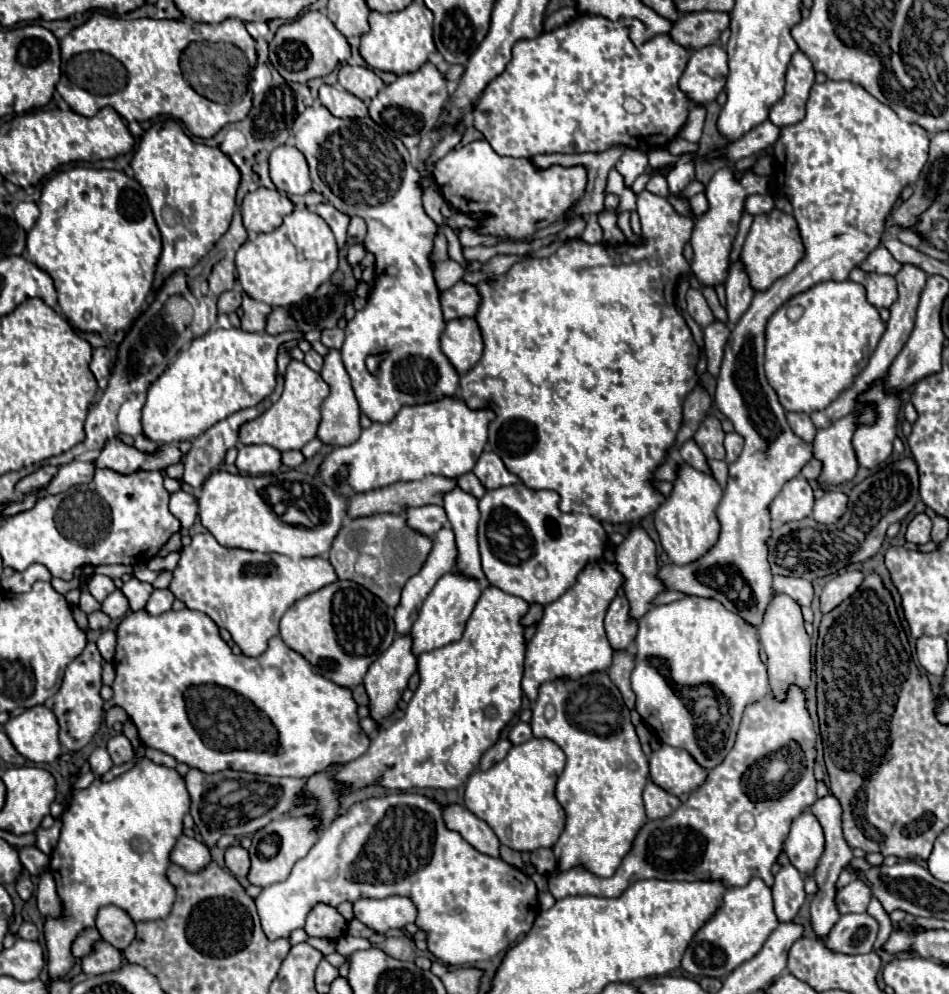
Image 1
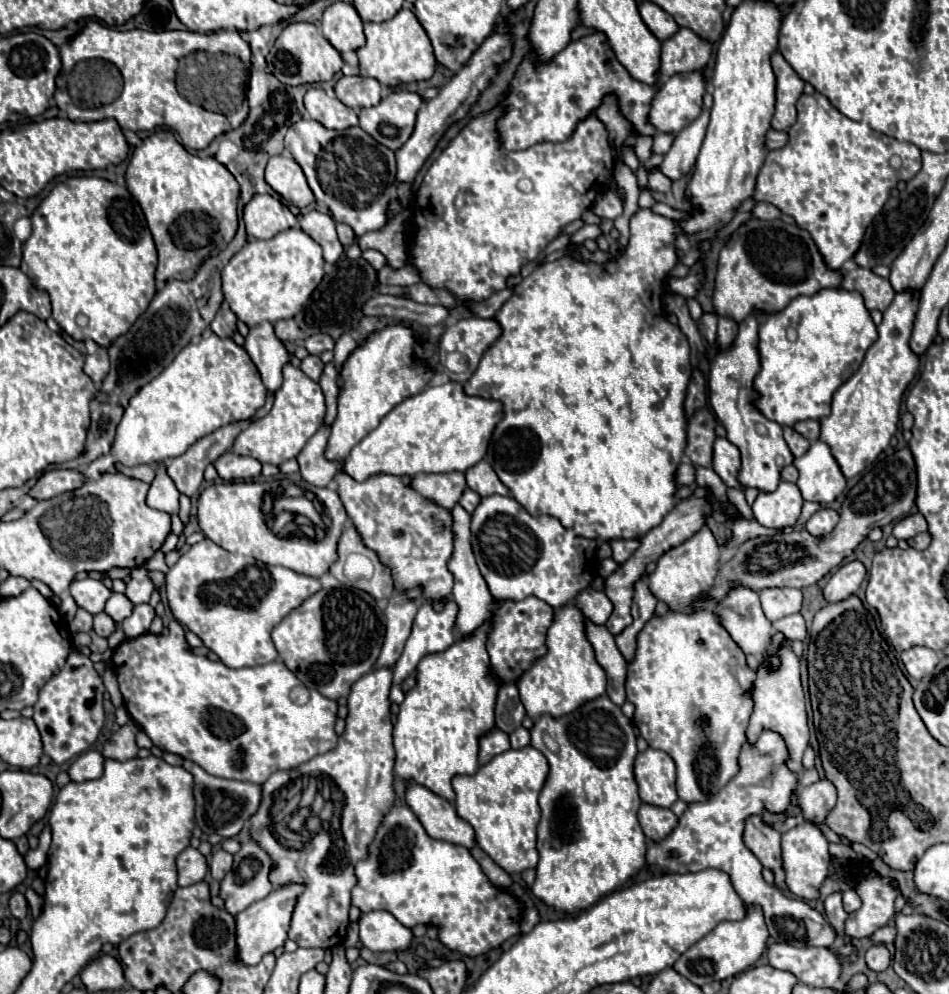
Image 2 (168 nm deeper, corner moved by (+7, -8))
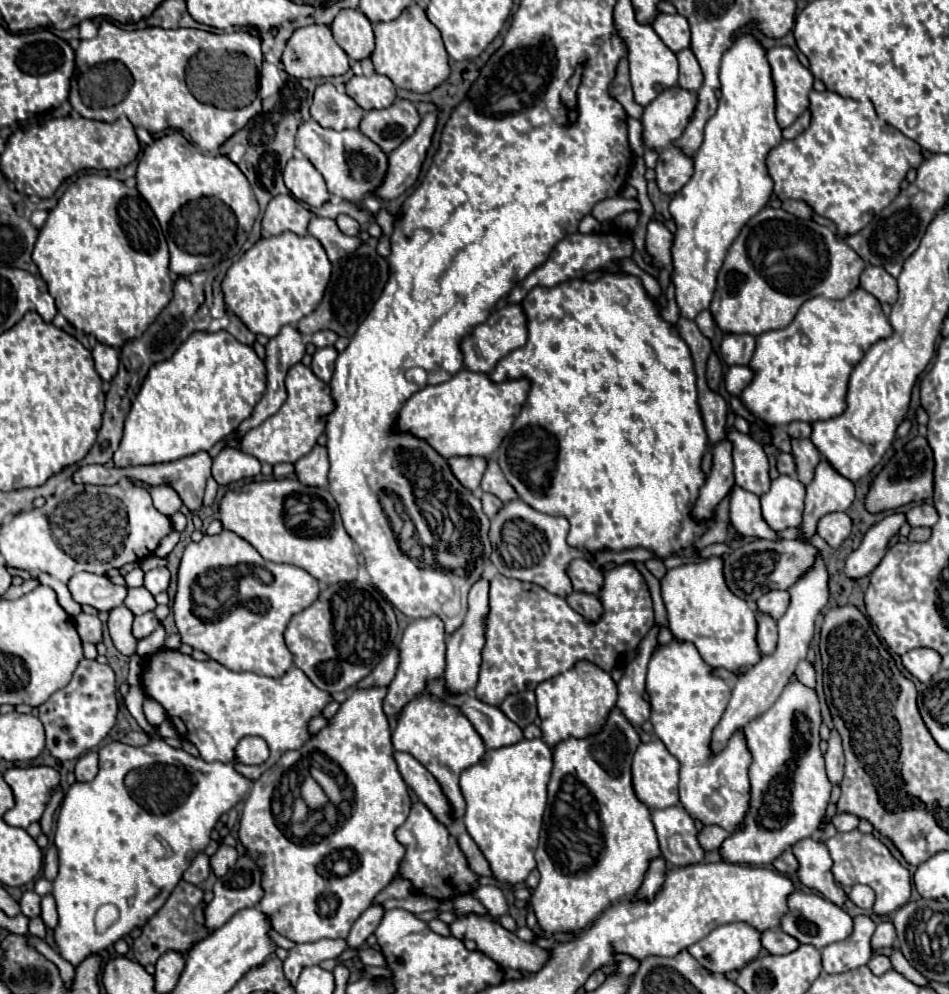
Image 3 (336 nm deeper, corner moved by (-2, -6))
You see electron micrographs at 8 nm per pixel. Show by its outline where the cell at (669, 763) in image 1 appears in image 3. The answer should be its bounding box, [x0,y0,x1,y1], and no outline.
[632,739,680,809]

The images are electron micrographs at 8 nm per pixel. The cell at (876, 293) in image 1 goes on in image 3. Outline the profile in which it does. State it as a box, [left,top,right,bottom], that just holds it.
[860,265,898,305]

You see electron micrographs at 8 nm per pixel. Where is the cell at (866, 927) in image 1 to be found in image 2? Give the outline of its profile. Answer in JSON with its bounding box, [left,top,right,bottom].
[845,871,897,941]

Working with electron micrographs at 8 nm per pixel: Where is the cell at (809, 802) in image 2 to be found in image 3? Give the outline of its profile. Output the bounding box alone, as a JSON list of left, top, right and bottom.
[826,729,844,783]

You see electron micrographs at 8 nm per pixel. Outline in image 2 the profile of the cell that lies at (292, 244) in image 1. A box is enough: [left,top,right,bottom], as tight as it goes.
[221,227,325,327]

